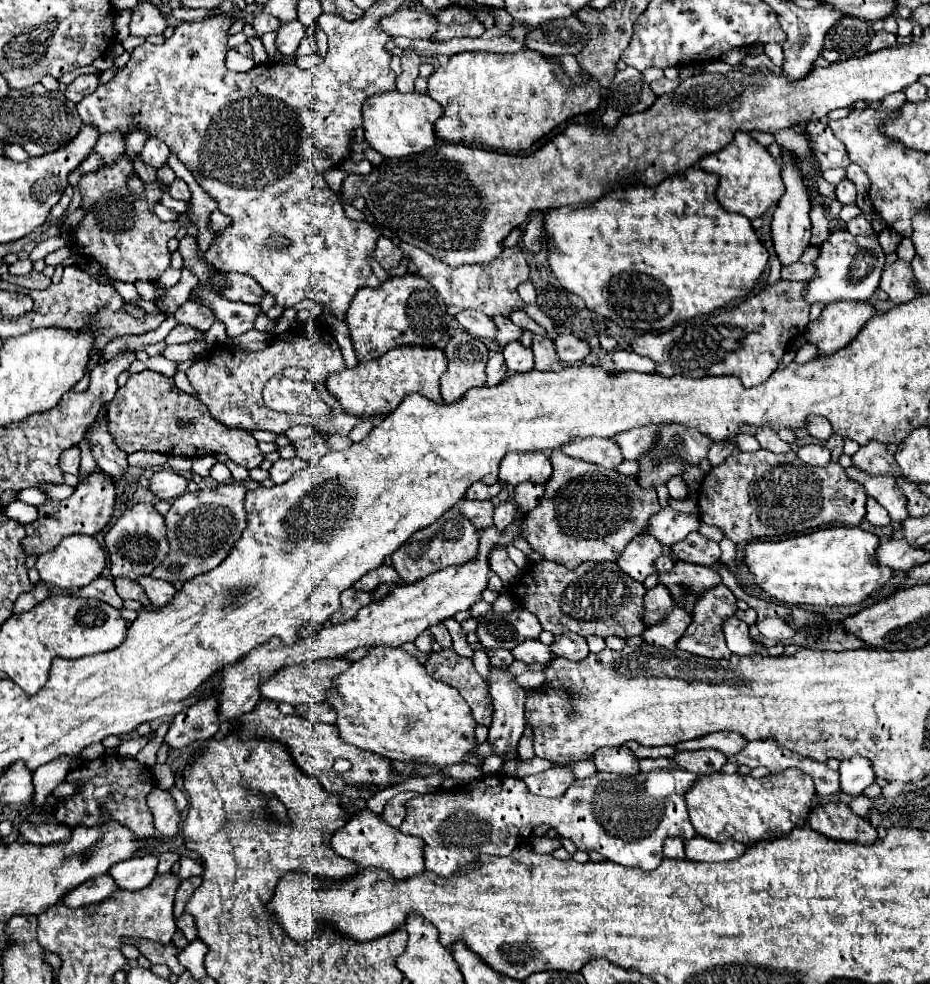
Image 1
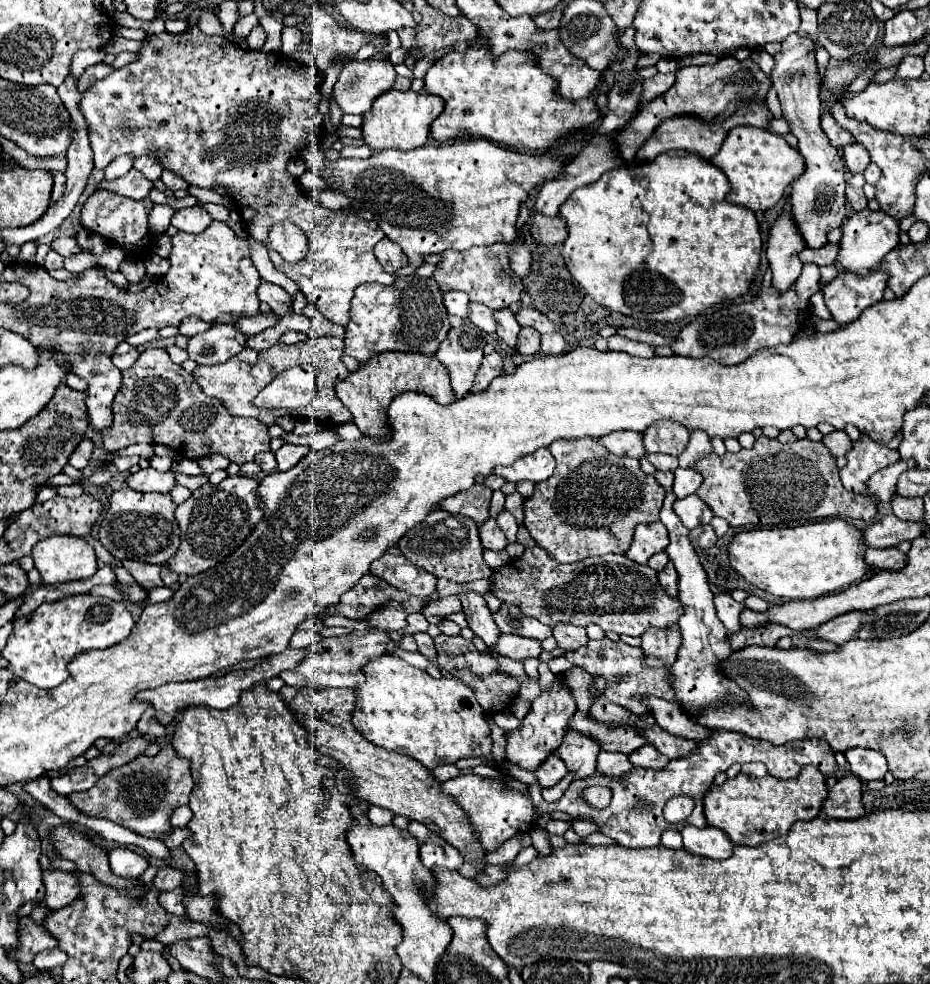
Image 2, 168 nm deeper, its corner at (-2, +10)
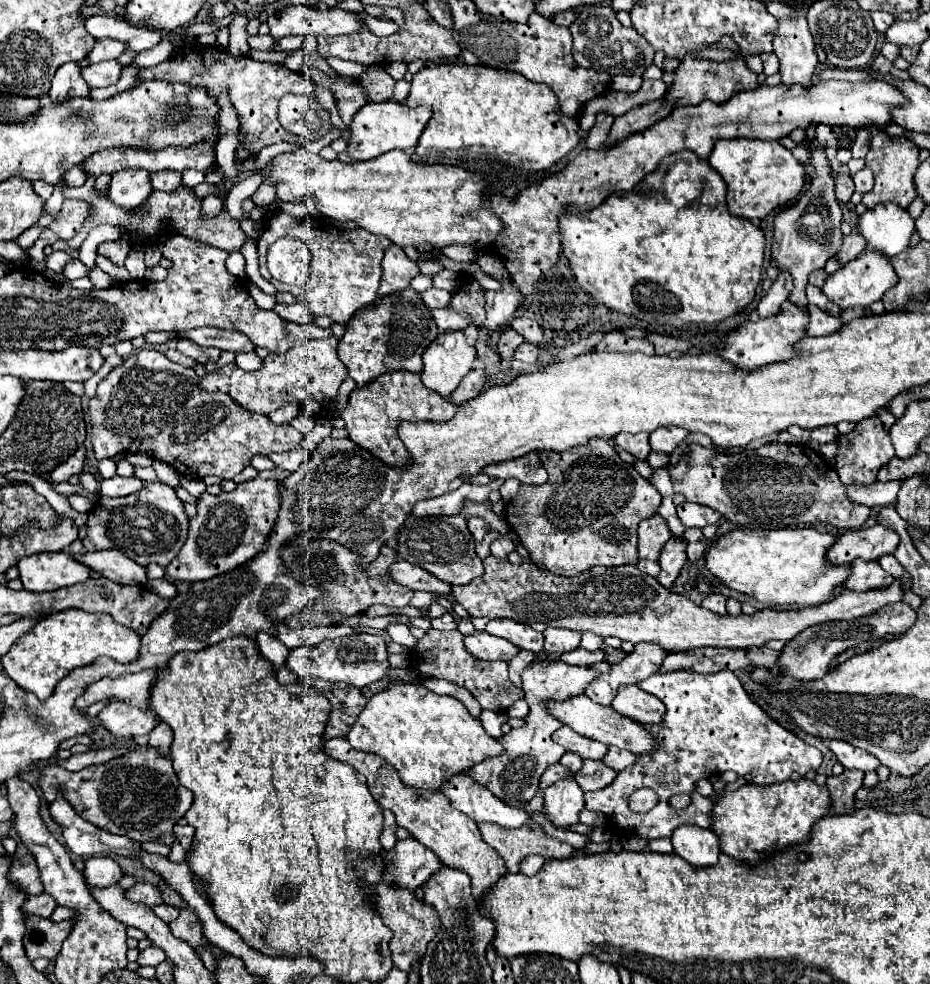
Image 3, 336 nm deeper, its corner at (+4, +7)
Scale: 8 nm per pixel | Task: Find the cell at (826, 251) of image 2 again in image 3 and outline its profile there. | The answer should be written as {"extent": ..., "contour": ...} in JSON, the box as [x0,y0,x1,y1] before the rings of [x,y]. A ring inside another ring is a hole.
{"extent":[836,230,866,264],"contour":[[[852,230],[848,236],[844,236],[842,246],[840,246],[840,250],[836,252],[836,260],[838,260],[840,264],[846,264],[846,262],[854,260],[864,248],[866,248],[866,246],[862,244],[862,238],[858,236],[858,232]]]}

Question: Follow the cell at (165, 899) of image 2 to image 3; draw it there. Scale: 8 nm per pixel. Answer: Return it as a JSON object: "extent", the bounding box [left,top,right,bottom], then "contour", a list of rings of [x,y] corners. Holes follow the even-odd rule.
{"extent":[152,902,180,924],"contour":[[[166,902],[154,906],[152,910],[154,910],[154,914],[156,914],[160,920],[164,920],[166,924],[170,924],[172,920],[176,920],[178,914],[180,914],[180,908],[176,908],[176,906],[172,906],[172,904],[166,904]]]}

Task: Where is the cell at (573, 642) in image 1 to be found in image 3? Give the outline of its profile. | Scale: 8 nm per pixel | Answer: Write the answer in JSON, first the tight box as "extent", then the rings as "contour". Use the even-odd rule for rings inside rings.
{"extent":[544,628,580,658],"contour":[[[546,628],[544,638],[544,652],[548,652],[550,658],[558,658],[562,652],[570,652],[580,646],[580,632],[570,632],[566,628]]]}

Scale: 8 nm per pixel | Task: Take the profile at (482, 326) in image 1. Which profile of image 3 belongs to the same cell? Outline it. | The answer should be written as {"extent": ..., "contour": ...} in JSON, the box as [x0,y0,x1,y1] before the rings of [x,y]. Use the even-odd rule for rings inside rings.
{"extent":[422,288,452,308],"contour":[[[430,288],[430,290],[422,292],[422,300],[426,300],[426,304],[430,308],[448,308],[450,306],[450,298],[452,298],[452,294],[448,290]]]}

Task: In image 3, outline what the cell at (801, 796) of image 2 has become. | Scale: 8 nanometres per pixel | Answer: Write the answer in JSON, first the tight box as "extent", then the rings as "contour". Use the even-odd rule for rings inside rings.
{"extent":[712,778,830,864],"contour":[[[810,778],[796,782],[776,782],[770,786],[744,784],[738,790],[724,792],[716,798],[712,808],[712,832],[720,838],[724,854],[754,864],[772,856],[784,846],[806,842],[810,838],[812,824],[828,814],[830,794],[826,786],[816,784]]]}

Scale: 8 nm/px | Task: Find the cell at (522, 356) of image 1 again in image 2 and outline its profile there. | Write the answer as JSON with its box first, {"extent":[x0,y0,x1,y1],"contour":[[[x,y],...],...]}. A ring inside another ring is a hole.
{"extent":[494,309,520,347],"contour":[[[498,309],[494,311],[494,317],[496,317],[496,323],[498,323],[498,337],[504,339],[510,347],[516,347],[516,337],[518,337],[518,331],[520,331],[520,325],[514,317],[514,313],[510,309]]]}

